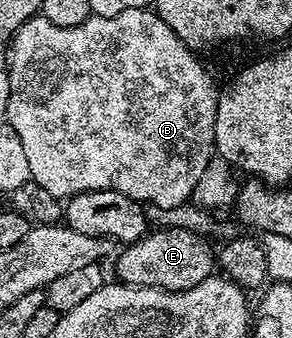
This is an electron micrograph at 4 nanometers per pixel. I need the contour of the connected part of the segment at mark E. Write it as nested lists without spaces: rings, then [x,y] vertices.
[[[155,228],[137,241],[124,245],[119,258],[118,281],[129,286],[155,286],[160,290],[188,290],[210,278],[217,266],[212,243],[185,228]]]

